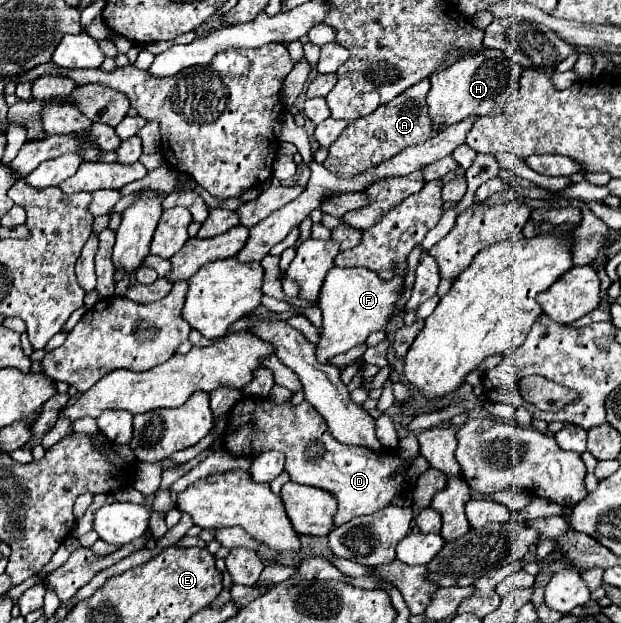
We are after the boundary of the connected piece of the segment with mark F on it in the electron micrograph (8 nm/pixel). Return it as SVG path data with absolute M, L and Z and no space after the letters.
M334 266L326 280L324 290L320 292L320 310L322 310L322 332L316 346L318 362L328 364L334 356L348 352L358 344L366 344L372 332L384 330L390 322L396 302L404 292L404 276L394 274L394 278L382 280L376 272L368 268L338 268Z

